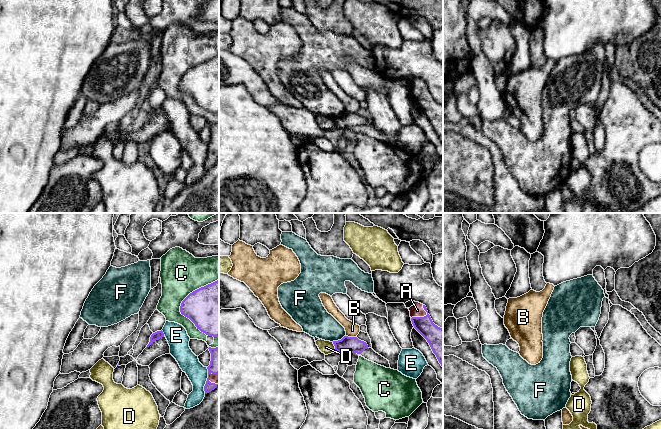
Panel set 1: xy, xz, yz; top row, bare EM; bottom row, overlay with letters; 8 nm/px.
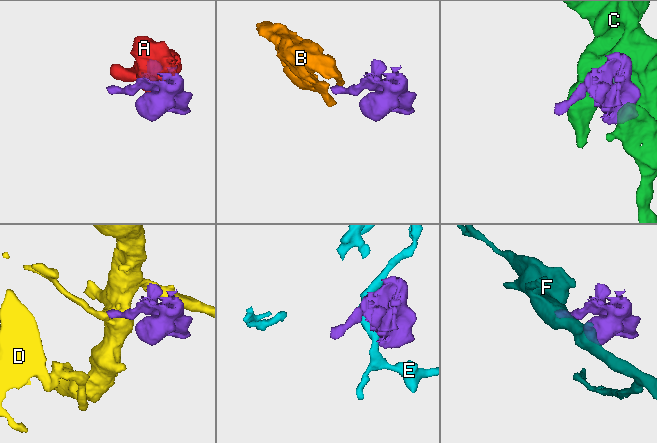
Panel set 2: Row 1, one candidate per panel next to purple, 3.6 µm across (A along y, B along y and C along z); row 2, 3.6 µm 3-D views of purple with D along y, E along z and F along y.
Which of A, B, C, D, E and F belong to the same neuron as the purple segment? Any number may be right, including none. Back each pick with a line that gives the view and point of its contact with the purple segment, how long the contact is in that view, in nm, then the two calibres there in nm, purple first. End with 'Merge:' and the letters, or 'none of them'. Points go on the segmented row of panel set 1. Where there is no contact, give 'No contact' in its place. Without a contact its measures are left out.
A: Touches purple at xz (424, 316). Shared border 150 nm. Thickness 220 nm (purple) against 110 nm
Merge: A

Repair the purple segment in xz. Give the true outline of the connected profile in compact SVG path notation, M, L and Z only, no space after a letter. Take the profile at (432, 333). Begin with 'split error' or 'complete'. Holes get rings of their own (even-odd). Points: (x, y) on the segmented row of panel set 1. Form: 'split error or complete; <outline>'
split error; M415 302L408 309L414 328L427 340L443 367L443 328L433 323L425 305Z

